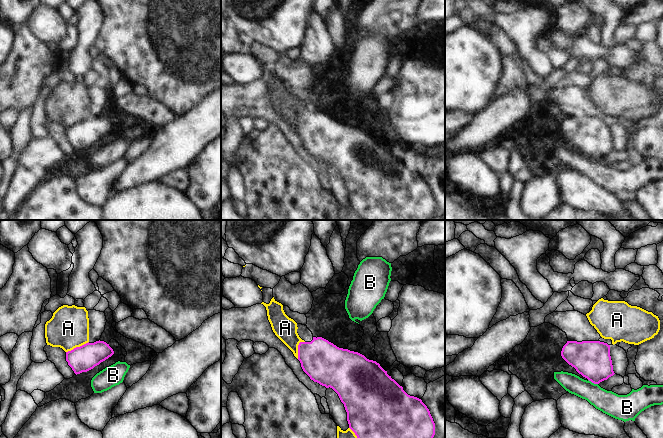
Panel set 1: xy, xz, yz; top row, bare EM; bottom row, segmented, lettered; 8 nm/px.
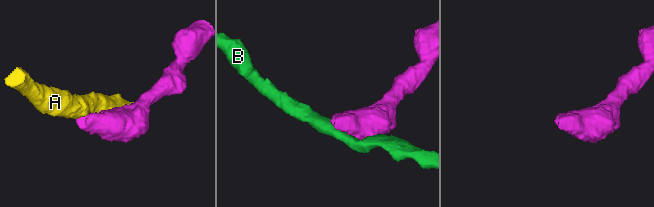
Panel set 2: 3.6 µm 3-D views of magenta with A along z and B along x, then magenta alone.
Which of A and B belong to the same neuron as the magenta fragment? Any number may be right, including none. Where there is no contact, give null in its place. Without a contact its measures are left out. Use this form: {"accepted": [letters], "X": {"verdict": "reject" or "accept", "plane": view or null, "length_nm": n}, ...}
{"accepted": [], "A": {"verdict": "reject", "plane": "xy", "length_nm": 200}, "B": {"verdict": "reject", "plane": "yz", "length_nm": 90}}

